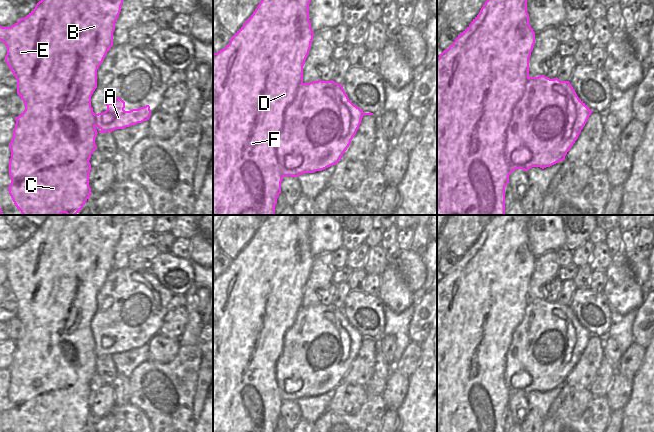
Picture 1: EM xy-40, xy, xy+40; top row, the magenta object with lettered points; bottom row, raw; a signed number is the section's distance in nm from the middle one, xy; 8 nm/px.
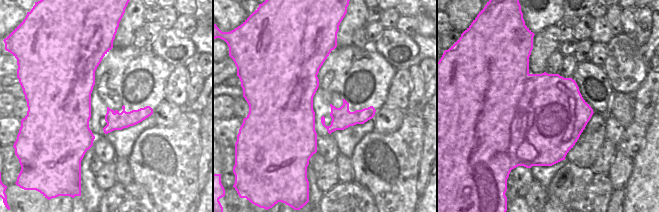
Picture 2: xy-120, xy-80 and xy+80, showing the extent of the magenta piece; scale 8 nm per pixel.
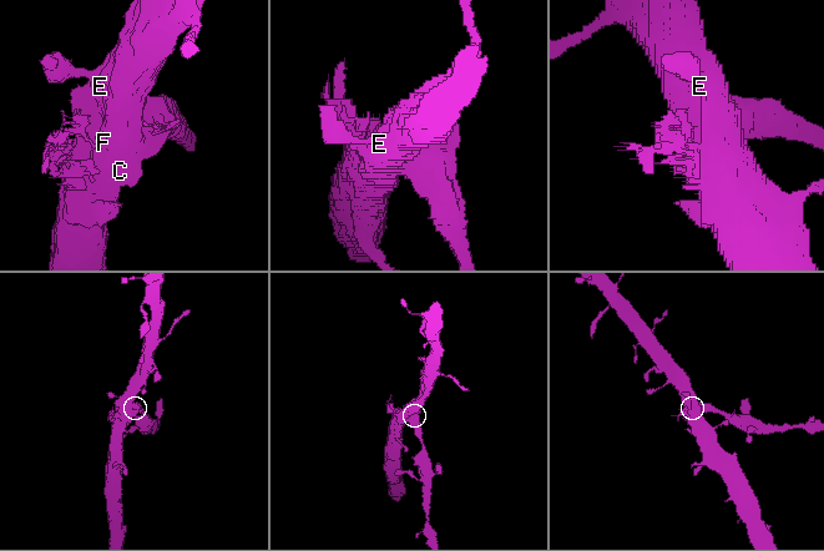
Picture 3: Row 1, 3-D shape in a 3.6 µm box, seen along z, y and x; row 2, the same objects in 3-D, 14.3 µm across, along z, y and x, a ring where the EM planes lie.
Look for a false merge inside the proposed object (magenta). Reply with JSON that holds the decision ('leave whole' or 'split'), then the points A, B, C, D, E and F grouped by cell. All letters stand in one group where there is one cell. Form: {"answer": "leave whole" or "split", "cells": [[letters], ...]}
{"answer": "split", "cells": [["A"], ["B", "C", "D", "E", "F"]]}

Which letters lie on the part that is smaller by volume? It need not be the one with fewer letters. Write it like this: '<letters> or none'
A

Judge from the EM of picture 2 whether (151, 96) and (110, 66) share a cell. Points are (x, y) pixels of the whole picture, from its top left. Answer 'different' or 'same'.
same

